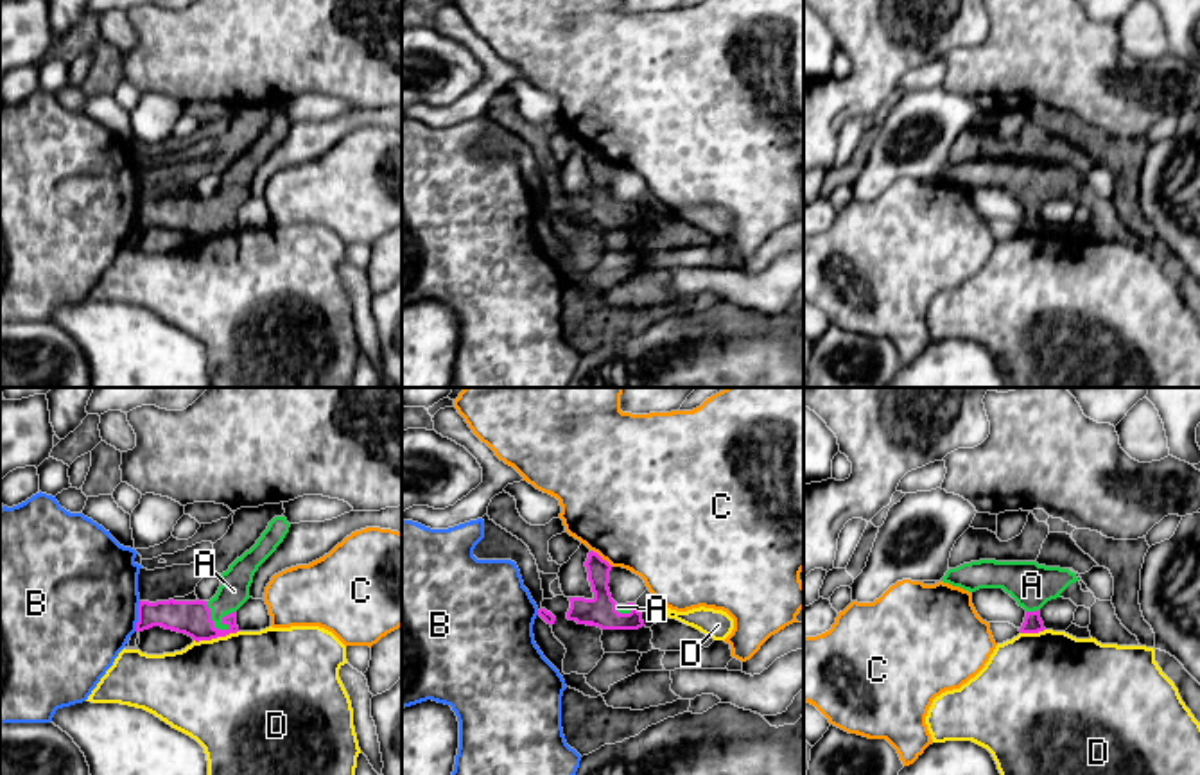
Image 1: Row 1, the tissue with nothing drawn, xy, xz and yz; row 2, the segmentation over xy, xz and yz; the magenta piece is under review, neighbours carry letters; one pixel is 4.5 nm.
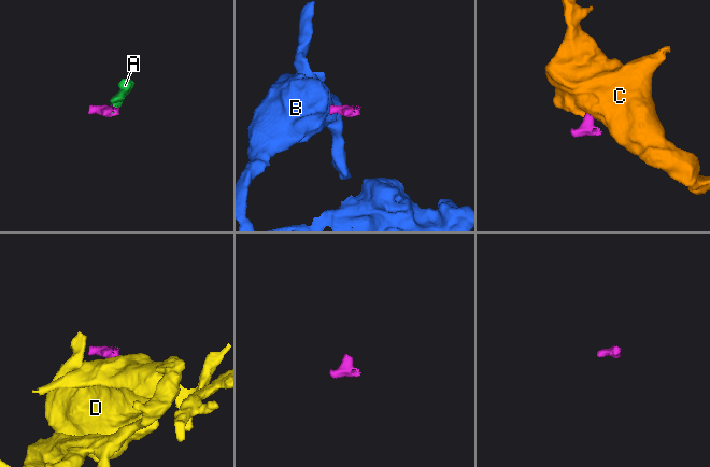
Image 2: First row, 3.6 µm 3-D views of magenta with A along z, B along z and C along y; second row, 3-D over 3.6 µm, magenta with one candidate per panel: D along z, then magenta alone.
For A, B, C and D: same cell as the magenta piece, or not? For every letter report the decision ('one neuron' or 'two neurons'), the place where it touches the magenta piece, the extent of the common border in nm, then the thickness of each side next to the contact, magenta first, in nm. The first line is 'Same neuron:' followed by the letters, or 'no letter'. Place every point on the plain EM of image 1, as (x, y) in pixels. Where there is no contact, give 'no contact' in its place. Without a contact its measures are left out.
Same neuron: A
A: one neuron | xy (210, 217) | 170 nm | 160/140 nm
B: two neurons | xy (139, 214) | 140 nm | 160/480 nm
C: two neurons | xz (600, 155) | 130 nm | 130/500 nm
D: two neurons | xy (216, 235) | 200 nm | 160/500 nm

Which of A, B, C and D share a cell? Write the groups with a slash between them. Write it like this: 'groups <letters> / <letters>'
groups A / B / C / D

